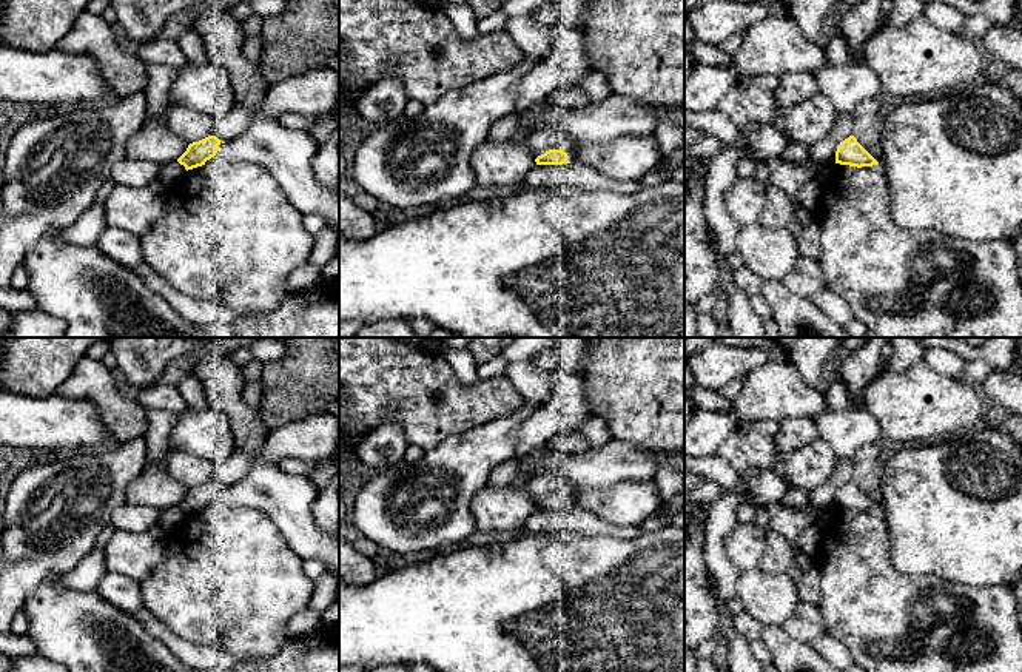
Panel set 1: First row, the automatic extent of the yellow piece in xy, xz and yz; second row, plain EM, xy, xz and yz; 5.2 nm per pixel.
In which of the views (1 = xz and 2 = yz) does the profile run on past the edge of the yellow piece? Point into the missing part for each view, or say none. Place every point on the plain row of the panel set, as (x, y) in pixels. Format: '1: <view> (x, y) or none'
1: none
2: none

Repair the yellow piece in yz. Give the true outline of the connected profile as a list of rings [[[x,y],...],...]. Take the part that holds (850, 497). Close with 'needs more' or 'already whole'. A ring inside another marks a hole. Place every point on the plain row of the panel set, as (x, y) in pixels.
[[[849,481],[835,496],[835,509],[849,512],[872,512],[879,507],[857,487],[854,481]]]; already whole

